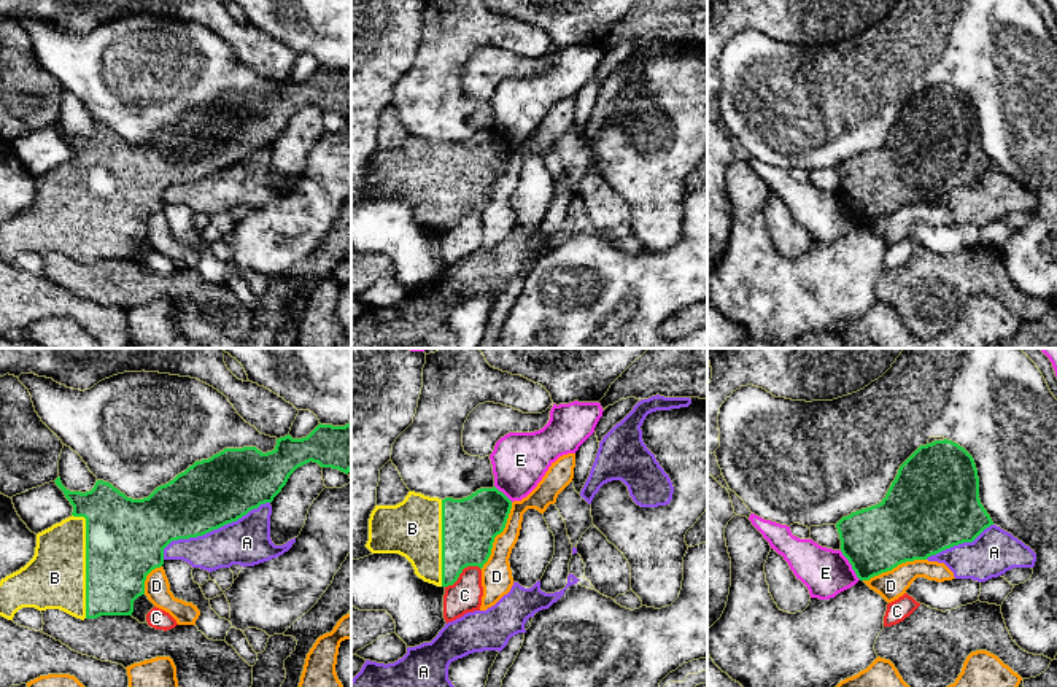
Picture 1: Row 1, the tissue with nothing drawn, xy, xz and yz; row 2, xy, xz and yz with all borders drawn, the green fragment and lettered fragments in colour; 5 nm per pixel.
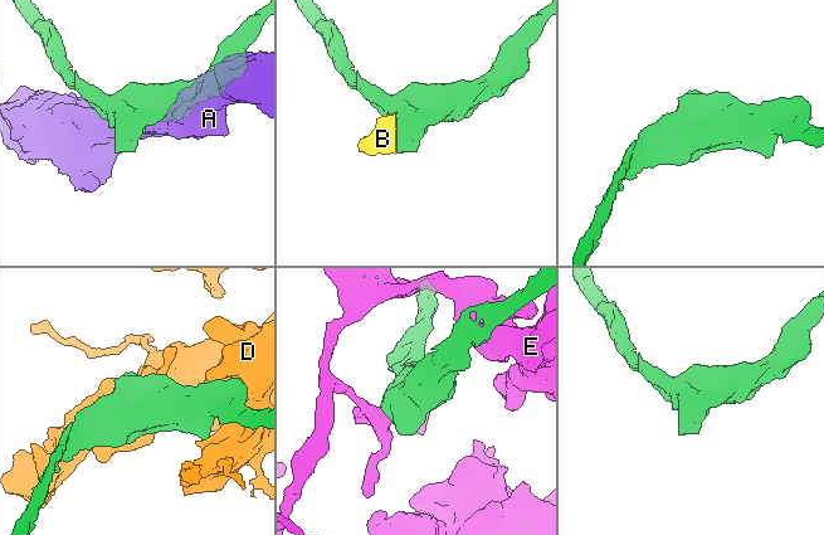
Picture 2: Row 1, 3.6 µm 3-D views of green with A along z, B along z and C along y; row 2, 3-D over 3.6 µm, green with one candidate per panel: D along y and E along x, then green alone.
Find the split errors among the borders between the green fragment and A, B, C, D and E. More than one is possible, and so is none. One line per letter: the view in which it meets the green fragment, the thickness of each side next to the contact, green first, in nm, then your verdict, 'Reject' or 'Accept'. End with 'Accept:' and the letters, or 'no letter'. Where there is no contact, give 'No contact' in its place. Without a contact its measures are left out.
A: Touches green in xy. Thickness 340 nm (green) against 240 nm. Reject
B: Touches green in xy. Thickness 400 nm (green) against 300 nm. Accept
C: Touches green in xz. Thickness 280 nm (green) against 170 nm. Reject
D: Touches green in xz. Thickness 280 nm (green) against 160 nm. Reject
E: Touches green in yz. Thickness 340 nm (green) against 240 nm. Reject
Accept: B

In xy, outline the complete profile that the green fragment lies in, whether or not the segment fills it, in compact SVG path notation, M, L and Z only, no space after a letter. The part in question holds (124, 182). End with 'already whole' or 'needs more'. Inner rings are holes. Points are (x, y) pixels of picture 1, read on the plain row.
M351 65L345 70L318 68L307 81L292 83L289 78L277 83L272 95L262 97L256 91L224 92L208 103L196 105L173 124L157 130L148 142L132 143L111 127L97 124L91 135L70 135L60 121L54 126L73 149L68 162L37 178L33 202L19 215L0 224L0 259L13 264L22 251L38 254L60 253L76 262L100 259L132 259L134 245L145 239L146 219L164 208L164 192L178 183L203 180L227 167L237 165L261 148L272 146L286 129L289 119L307 107L321 111L351 114Z; needs more

